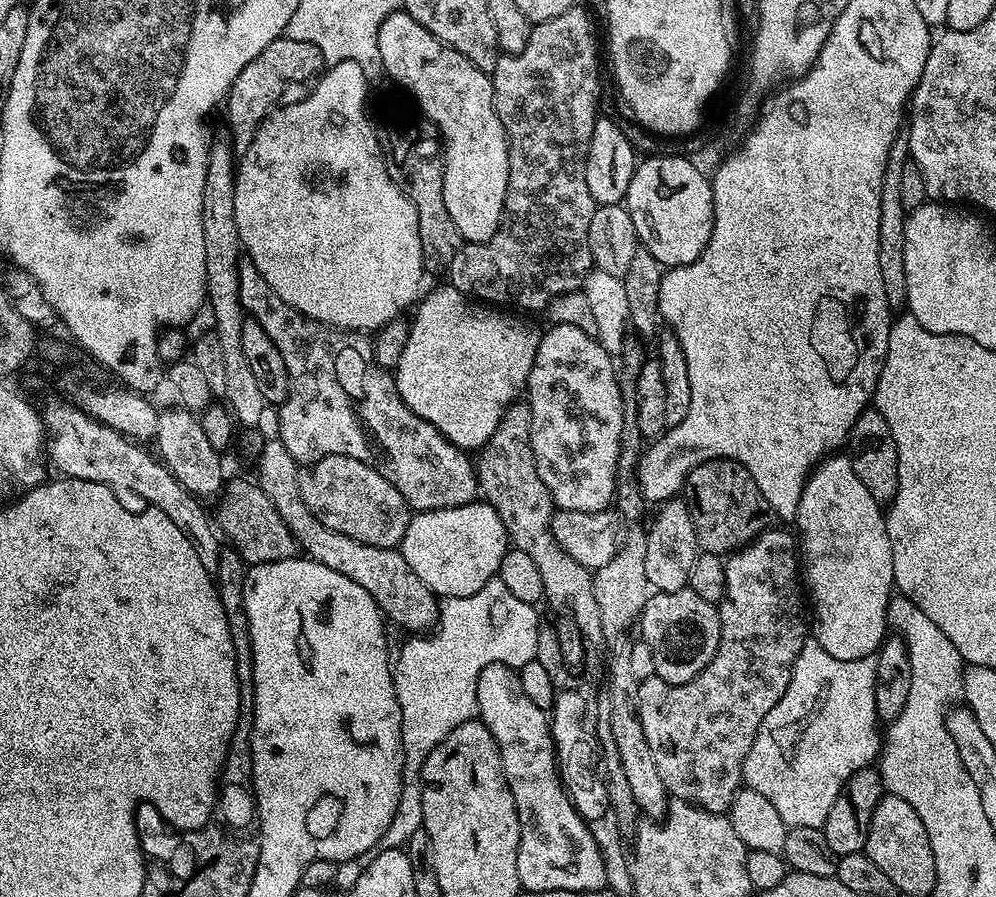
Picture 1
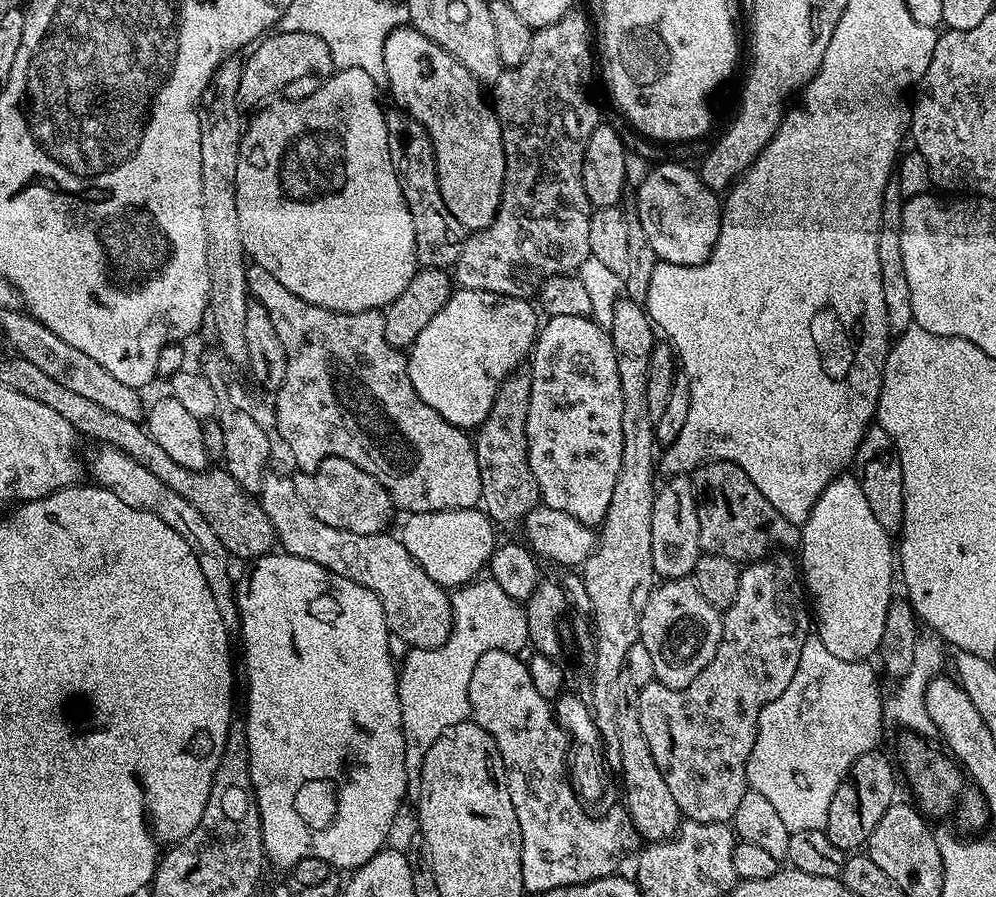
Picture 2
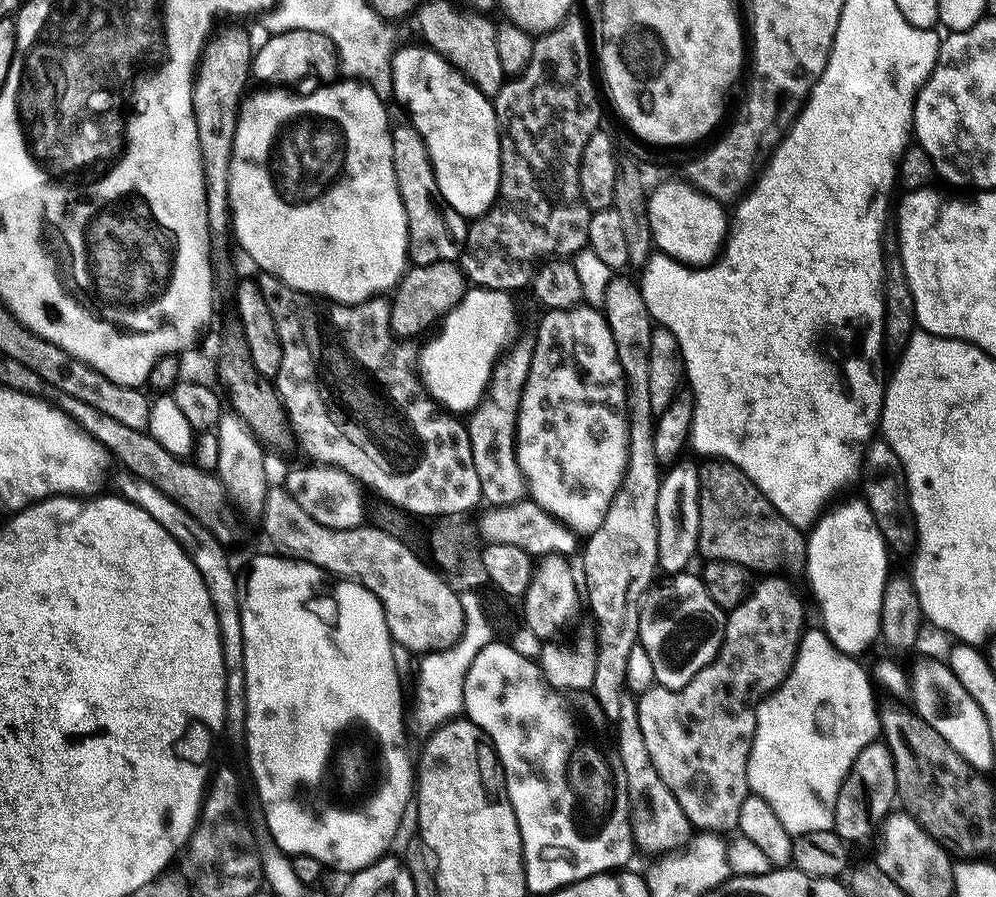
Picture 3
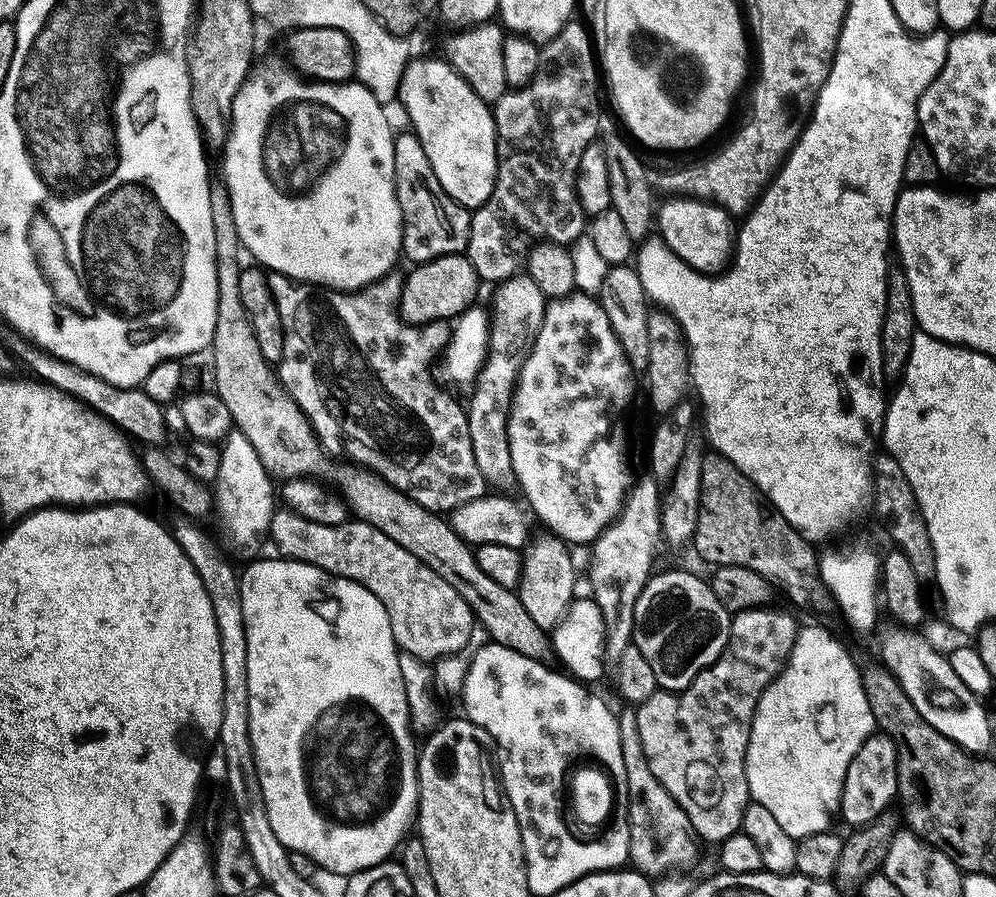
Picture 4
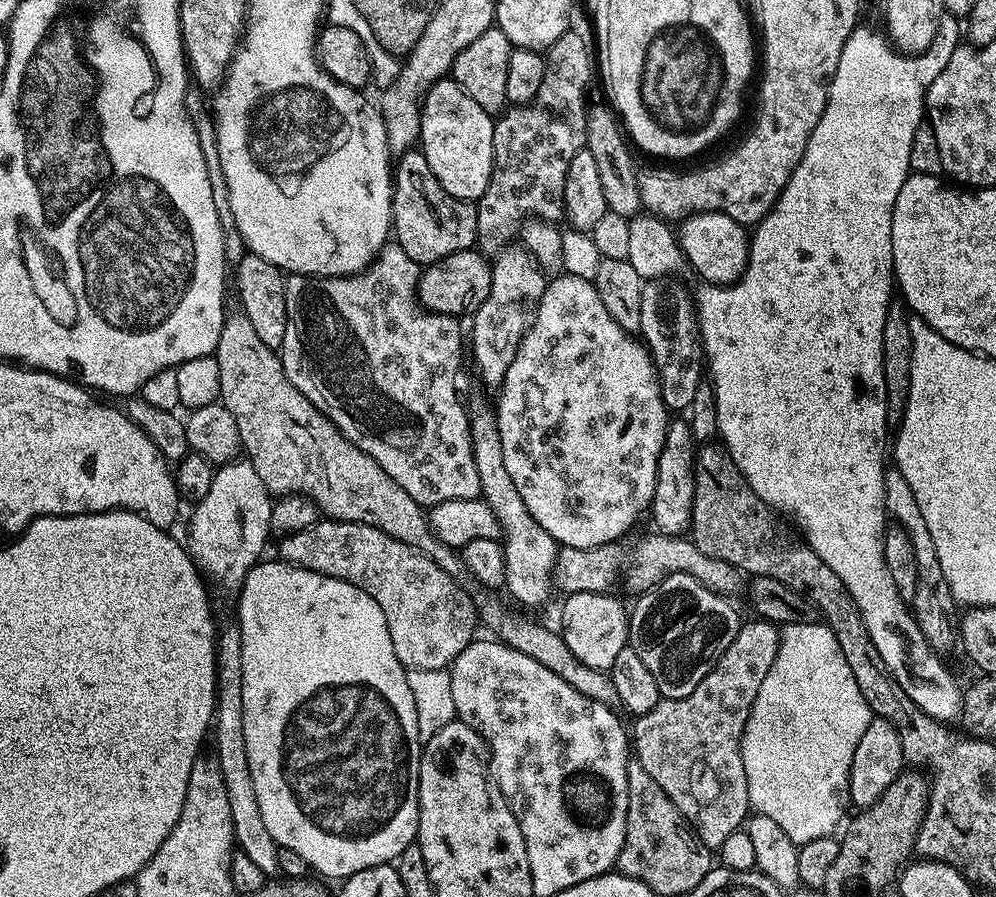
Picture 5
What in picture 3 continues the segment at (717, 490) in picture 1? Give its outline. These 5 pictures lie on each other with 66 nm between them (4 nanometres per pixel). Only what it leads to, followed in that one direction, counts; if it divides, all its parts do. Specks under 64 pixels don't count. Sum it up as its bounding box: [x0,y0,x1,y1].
[697,458,808,574]

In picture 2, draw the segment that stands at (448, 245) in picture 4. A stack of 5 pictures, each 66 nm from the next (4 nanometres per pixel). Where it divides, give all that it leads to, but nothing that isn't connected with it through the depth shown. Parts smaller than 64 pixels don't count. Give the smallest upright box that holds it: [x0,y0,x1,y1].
[384,110,466,269]

